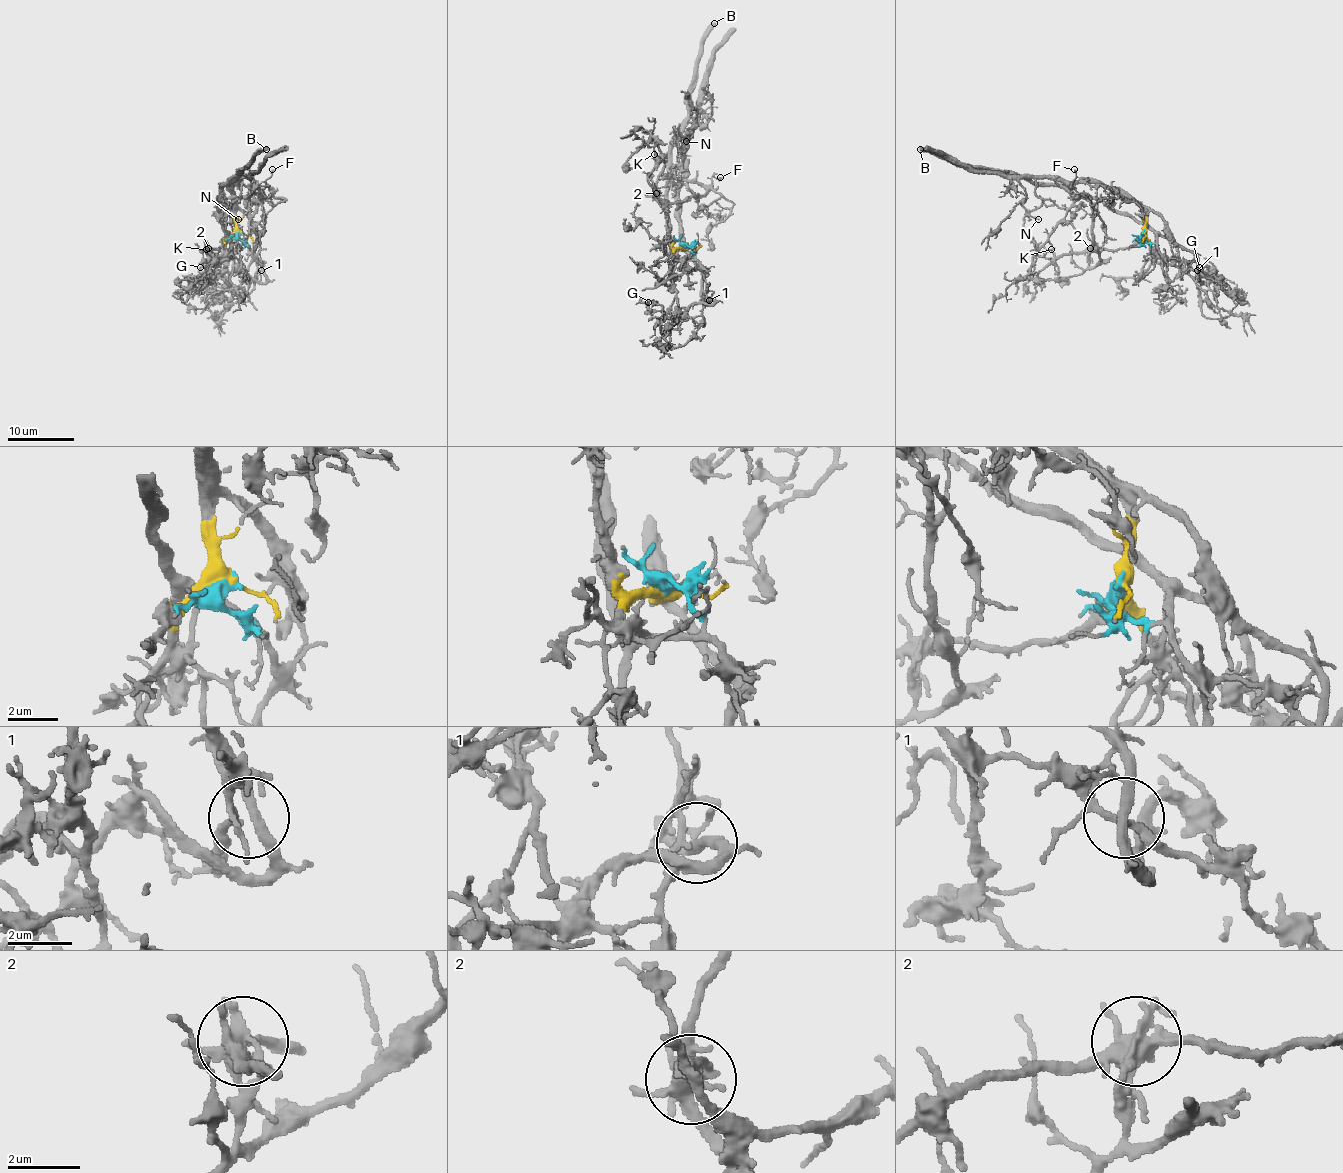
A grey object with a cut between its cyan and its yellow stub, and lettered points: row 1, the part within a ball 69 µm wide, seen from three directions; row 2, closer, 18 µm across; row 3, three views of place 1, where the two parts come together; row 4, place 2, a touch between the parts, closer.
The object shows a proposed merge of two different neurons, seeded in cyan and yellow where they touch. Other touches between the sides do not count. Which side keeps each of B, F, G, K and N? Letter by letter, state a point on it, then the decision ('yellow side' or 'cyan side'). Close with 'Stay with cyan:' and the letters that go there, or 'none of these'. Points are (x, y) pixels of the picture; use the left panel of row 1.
B: (266, 149) | cyan side
F: (272, 169) | cyan side
G: (200, 267) | yellow side
K: (206, 249) | yellow side
N: (238, 219) | yellow side
Stay with cyan: B, F

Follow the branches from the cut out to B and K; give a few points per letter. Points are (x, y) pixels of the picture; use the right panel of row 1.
B: (1143, 233), (1155, 243), (1140, 223), (1094, 198), (919, 148)
K: (1143, 233), (1142, 241), (1124, 248), (1085, 248), (1059, 255), (1050, 250)

